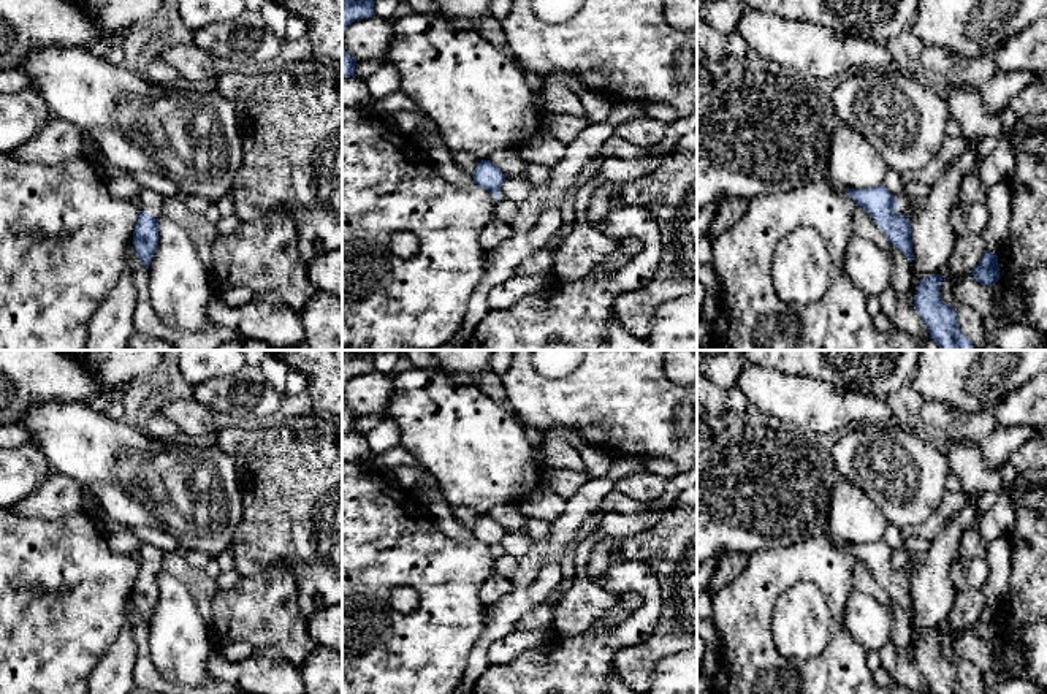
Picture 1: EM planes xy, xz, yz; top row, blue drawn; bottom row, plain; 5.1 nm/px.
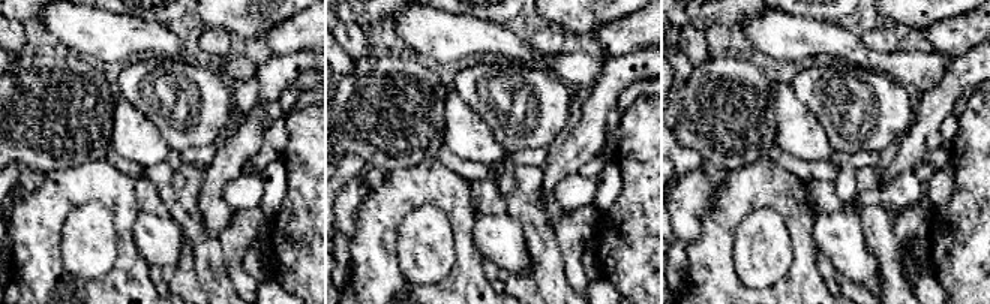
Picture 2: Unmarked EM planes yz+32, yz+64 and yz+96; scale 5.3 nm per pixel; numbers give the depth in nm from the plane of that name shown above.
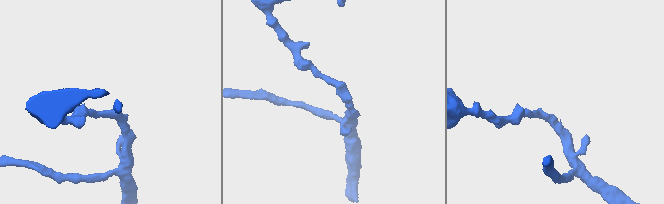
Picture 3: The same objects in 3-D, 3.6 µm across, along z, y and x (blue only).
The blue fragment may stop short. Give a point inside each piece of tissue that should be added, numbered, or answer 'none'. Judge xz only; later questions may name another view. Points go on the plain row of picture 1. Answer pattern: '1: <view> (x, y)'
1: xz (506, 566)

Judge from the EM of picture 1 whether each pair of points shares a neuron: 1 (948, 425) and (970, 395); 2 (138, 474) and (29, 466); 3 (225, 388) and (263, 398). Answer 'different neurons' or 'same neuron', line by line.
1: different neurons
2: different neurons
3: same neuron

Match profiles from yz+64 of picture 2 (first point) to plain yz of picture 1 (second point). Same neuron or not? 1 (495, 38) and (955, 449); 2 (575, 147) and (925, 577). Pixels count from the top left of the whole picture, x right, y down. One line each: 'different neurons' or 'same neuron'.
1: different neurons
2: same neuron

